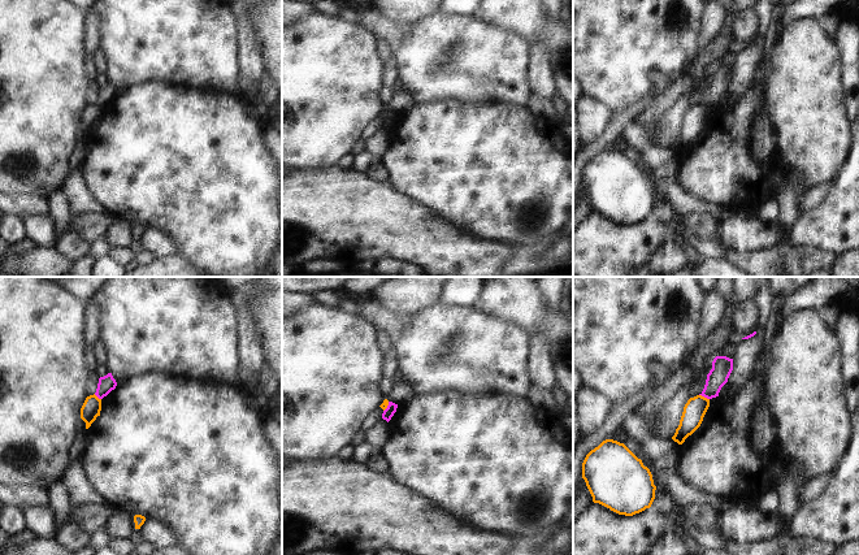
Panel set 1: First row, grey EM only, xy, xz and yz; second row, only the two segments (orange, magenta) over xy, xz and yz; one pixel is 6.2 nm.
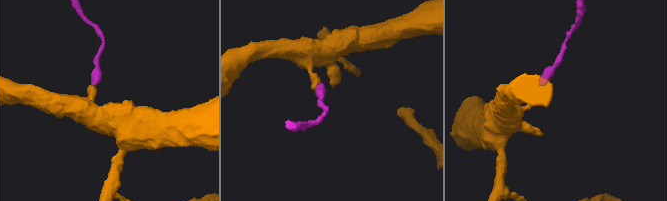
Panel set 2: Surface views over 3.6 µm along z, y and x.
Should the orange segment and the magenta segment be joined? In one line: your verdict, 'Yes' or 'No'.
No.

